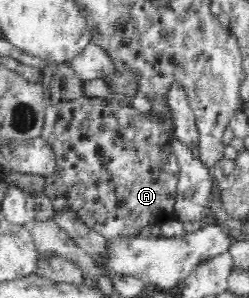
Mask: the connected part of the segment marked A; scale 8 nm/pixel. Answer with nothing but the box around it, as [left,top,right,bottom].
[41,63,180,241]

